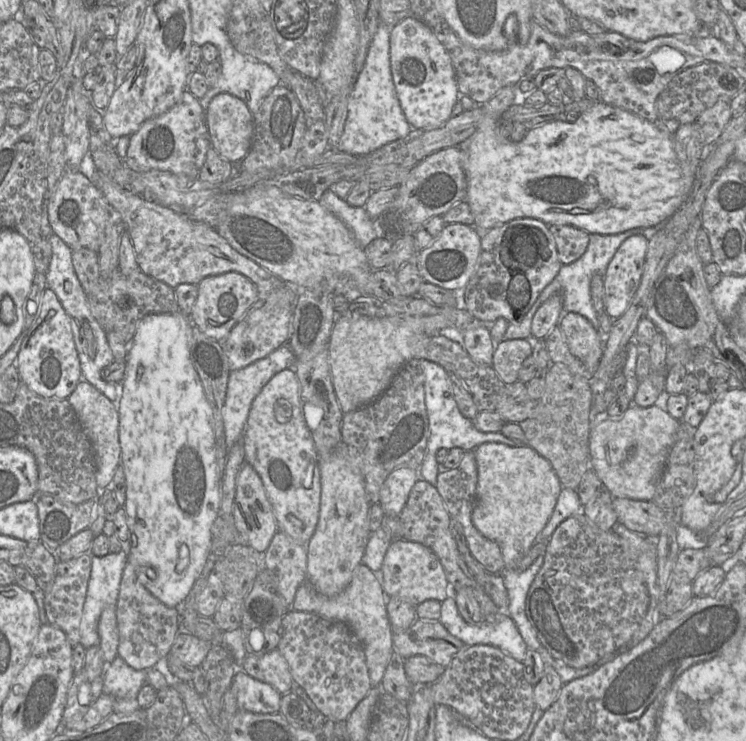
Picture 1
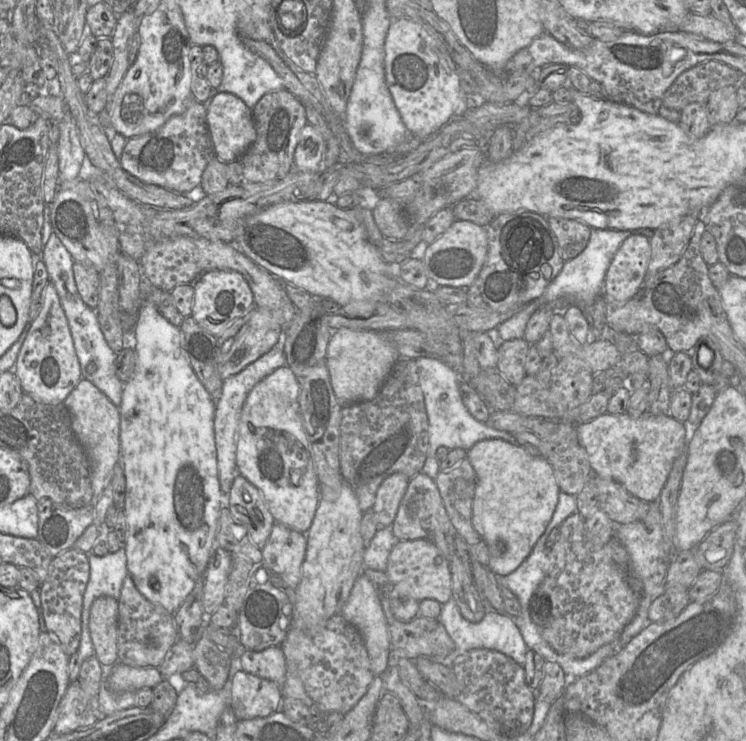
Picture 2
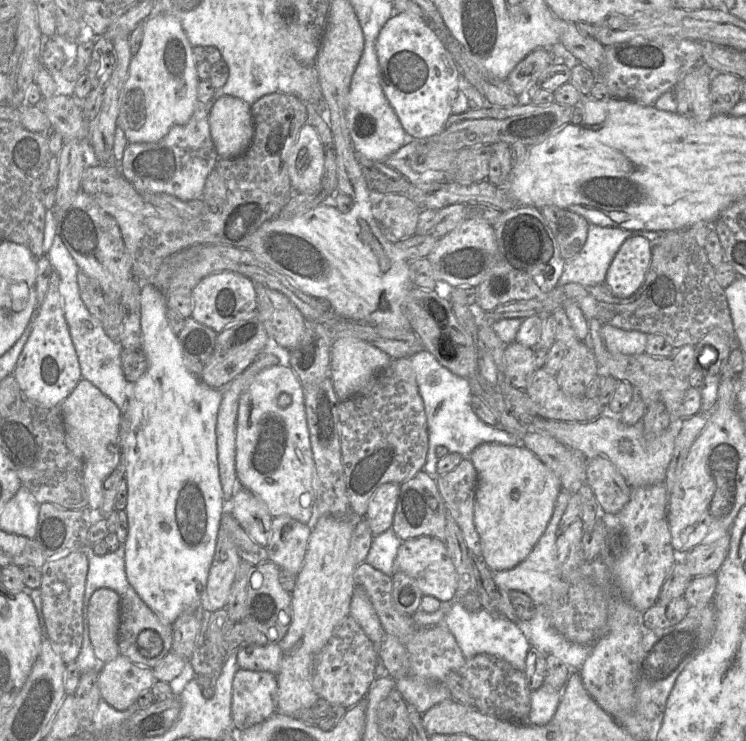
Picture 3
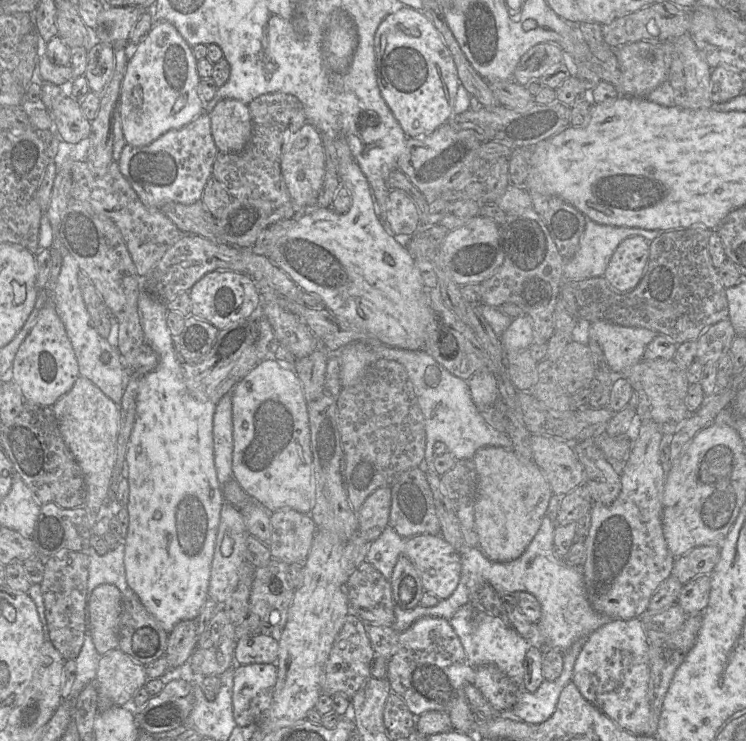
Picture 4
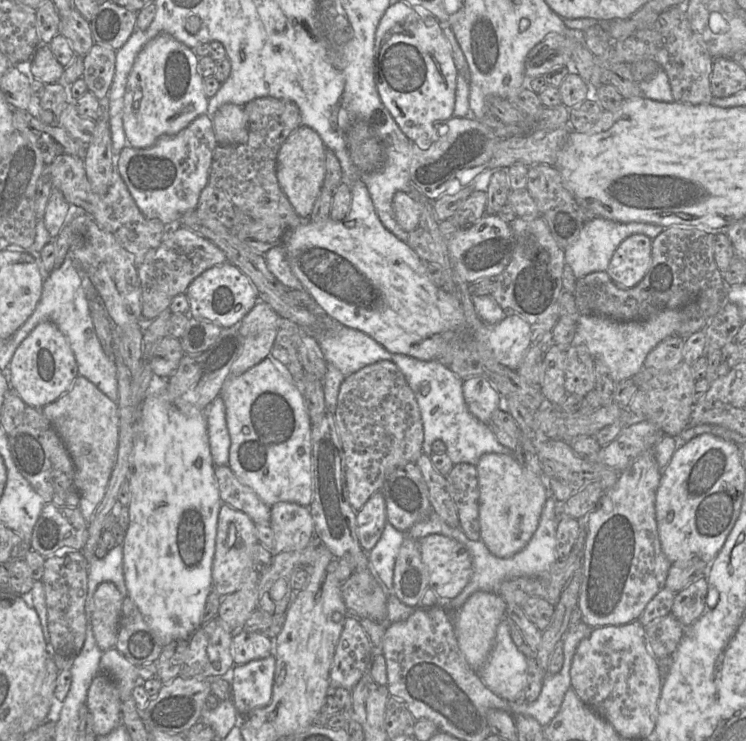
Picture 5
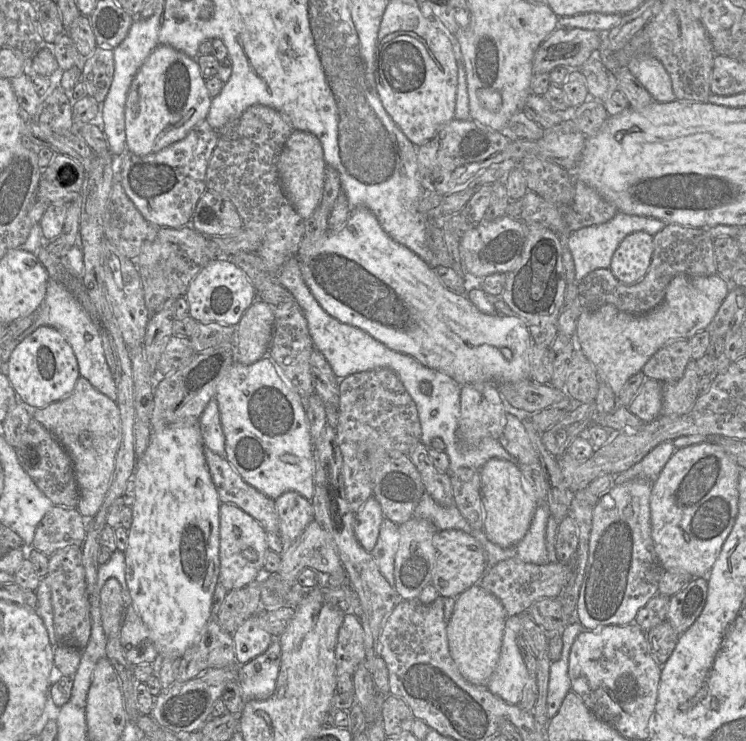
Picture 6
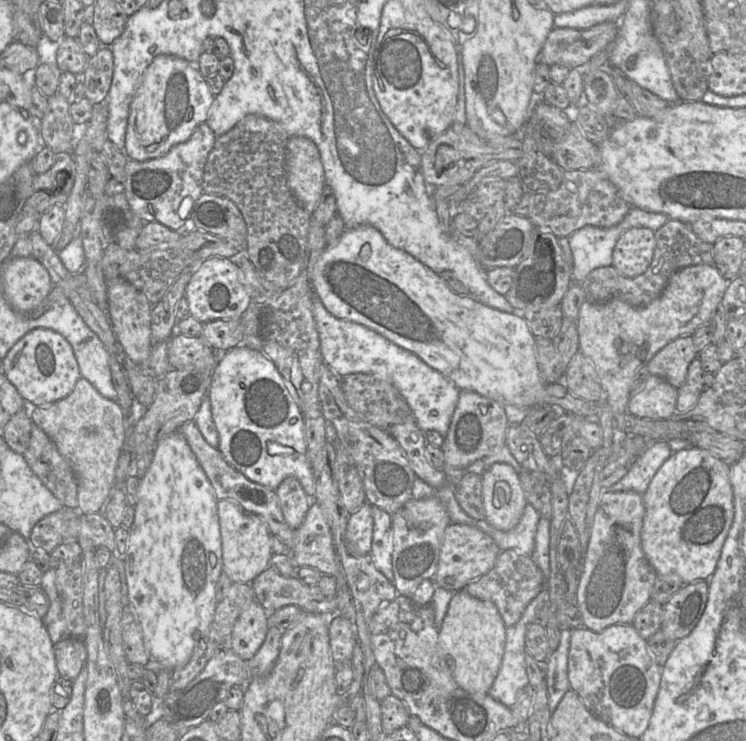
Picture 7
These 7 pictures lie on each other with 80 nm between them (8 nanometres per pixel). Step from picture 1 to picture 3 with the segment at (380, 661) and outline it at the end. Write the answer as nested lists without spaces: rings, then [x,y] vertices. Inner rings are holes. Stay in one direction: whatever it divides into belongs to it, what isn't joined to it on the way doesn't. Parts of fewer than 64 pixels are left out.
[[[362,590],[354,593],[350,603],[350,615],[359,623],[376,648],[386,634],[366,594]]]

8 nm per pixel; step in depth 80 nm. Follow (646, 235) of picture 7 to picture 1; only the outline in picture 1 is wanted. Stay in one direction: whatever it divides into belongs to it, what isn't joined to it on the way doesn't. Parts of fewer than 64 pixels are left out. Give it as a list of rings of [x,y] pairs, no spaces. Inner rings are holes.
[[[633,234],[621,243],[607,266],[604,307],[612,320],[623,315],[640,285],[647,249],[647,237]]]

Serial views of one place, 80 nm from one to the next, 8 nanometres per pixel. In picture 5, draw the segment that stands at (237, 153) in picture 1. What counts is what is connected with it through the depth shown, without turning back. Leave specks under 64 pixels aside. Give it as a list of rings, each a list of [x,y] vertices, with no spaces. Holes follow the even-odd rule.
[[[227,103],[212,117],[217,145],[236,145],[246,142],[248,135],[244,107]]]

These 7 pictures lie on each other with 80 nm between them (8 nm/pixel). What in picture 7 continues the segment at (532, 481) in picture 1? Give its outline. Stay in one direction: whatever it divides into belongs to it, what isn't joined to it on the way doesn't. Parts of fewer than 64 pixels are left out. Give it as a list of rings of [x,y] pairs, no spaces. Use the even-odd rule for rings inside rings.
[[[498,462],[481,477],[485,520],[498,530],[513,529],[528,503],[519,474],[509,464]]]

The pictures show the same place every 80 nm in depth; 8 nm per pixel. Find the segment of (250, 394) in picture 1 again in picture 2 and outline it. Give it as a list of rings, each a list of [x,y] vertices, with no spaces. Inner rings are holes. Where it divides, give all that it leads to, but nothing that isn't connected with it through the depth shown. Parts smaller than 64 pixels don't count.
[[[274,346],[267,353],[246,366],[242,371],[223,381],[221,393],[216,399],[214,431],[220,488],[224,495],[229,493],[234,479],[239,474],[236,464],[239,421],[247,395],[259,381],[271,374],[277,368],[285,365],[286,356],[283,350]]]

